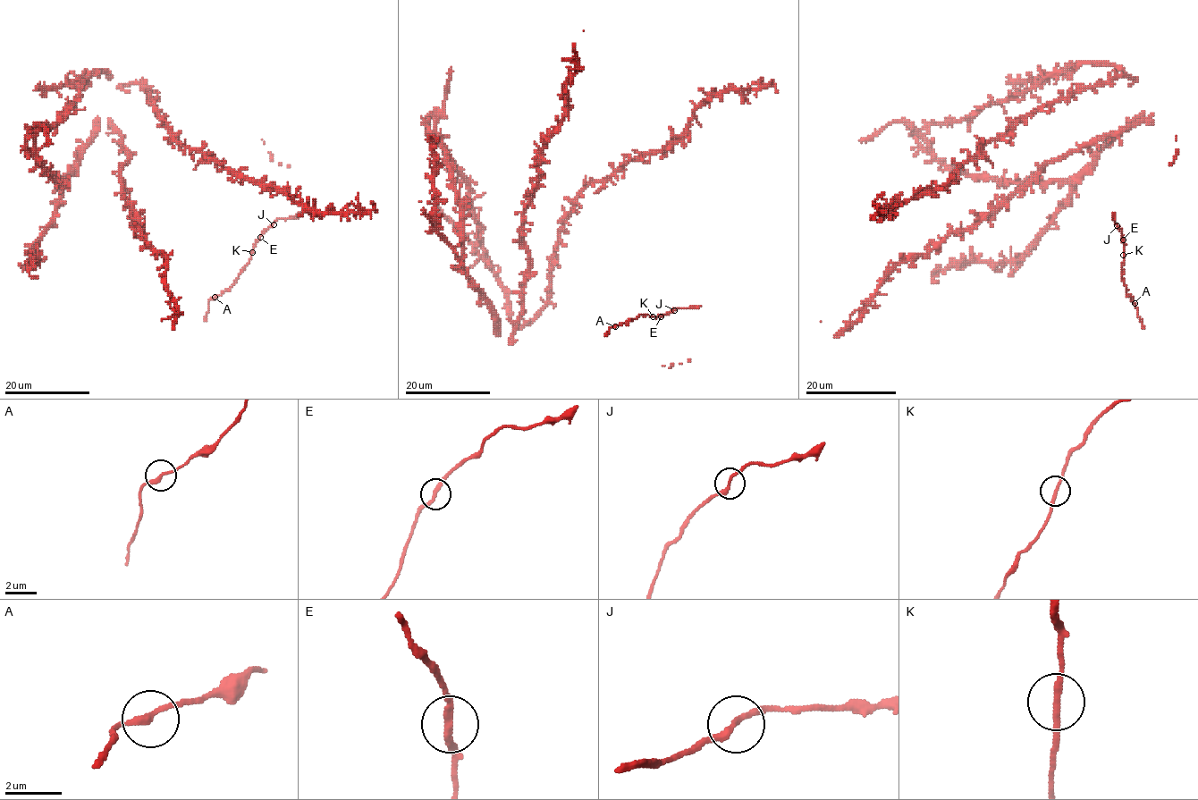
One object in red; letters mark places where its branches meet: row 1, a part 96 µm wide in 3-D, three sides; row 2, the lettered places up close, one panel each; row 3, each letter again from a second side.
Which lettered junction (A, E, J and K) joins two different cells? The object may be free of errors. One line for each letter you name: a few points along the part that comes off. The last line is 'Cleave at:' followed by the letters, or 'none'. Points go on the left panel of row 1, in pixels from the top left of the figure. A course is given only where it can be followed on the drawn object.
Cleave at: none

